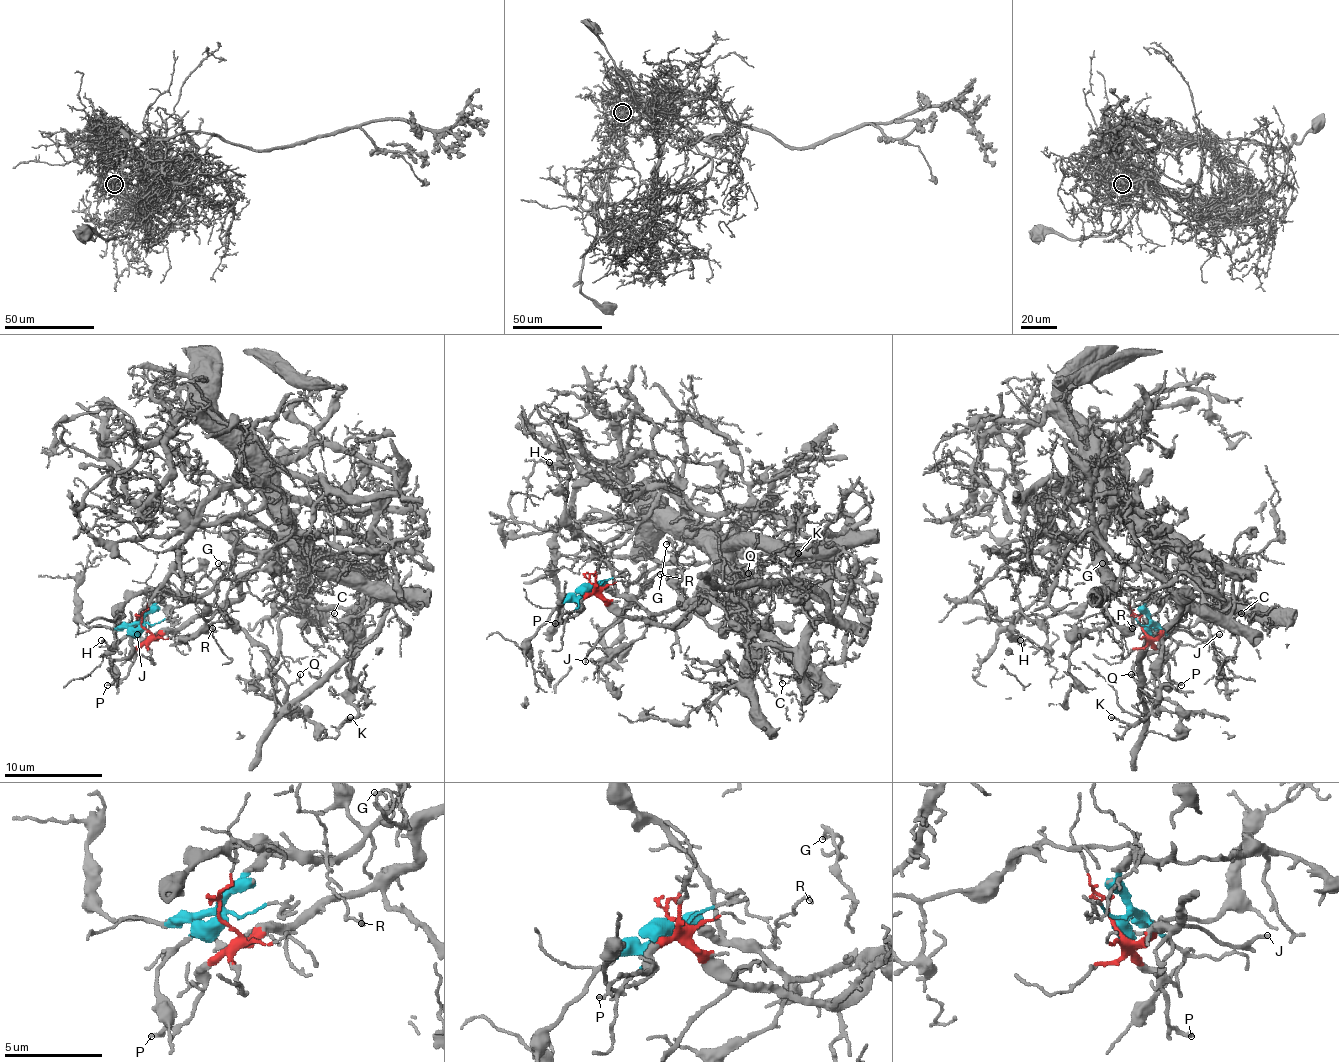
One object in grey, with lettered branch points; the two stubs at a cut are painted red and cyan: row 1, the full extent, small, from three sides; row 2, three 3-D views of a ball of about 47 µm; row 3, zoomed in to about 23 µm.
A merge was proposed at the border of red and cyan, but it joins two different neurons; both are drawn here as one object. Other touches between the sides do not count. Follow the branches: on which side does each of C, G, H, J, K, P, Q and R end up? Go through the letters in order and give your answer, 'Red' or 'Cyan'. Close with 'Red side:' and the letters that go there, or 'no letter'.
C: Cyan
G: Cyan
H: Cyan
J: Red
K: Cyan
P: Red
Q: Red
R: Cyan
Red side: J, P, Q

